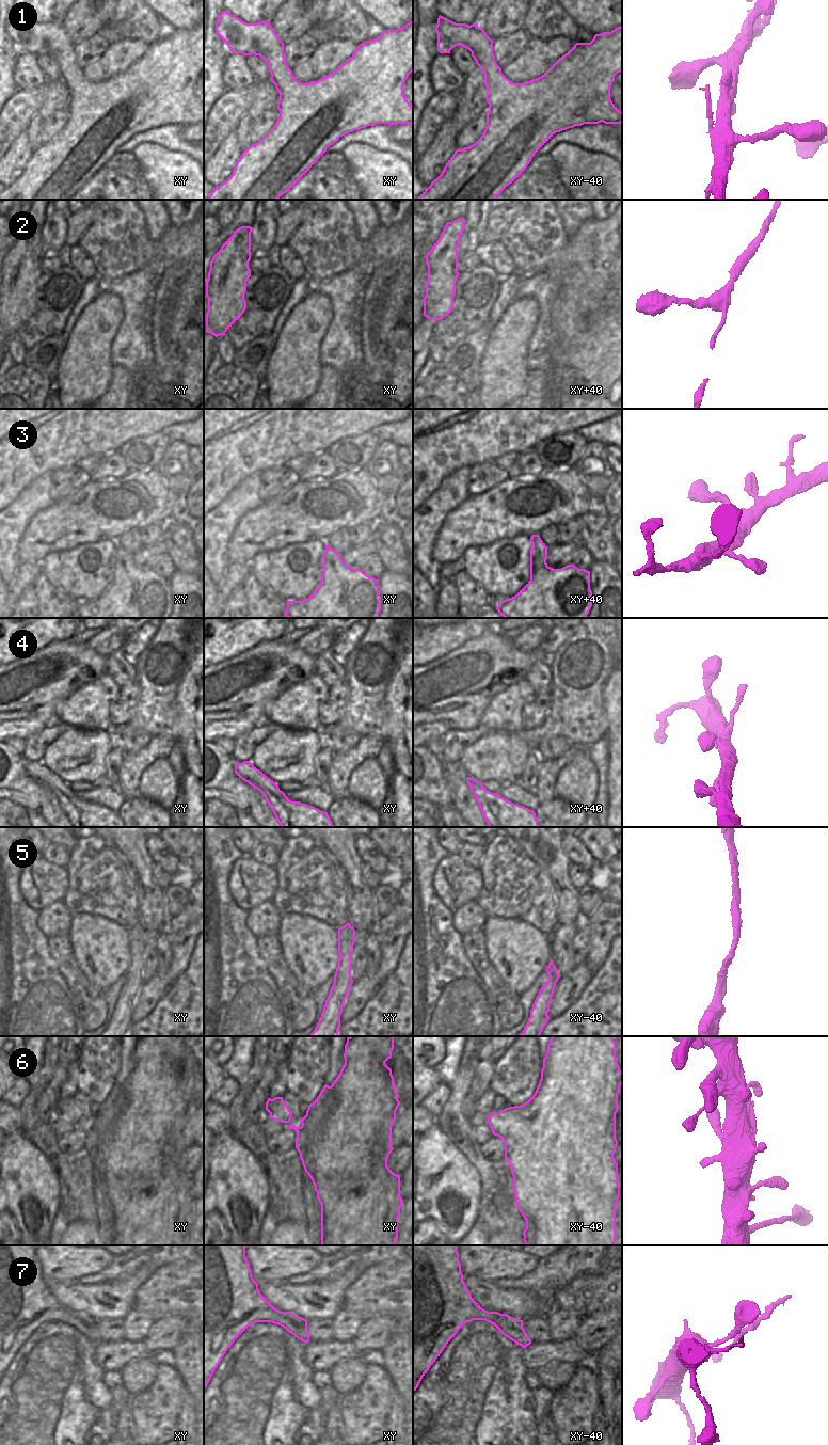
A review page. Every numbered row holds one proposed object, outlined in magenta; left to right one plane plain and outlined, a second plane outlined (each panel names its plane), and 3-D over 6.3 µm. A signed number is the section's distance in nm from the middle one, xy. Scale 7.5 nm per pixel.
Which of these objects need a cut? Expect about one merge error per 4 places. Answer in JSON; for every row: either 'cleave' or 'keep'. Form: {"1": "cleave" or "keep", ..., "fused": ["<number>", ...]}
{"1": "keep", "2": "keep", "3": "keep", "4": "keep", "5": "keep", "6": "keep", "7": "keep", "fused": []}

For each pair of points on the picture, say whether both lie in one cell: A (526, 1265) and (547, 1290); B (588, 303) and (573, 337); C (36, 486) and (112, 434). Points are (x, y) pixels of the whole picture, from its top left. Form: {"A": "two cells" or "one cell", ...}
{"A": "two cells", "B": "one cell", "C": "two cells"}

